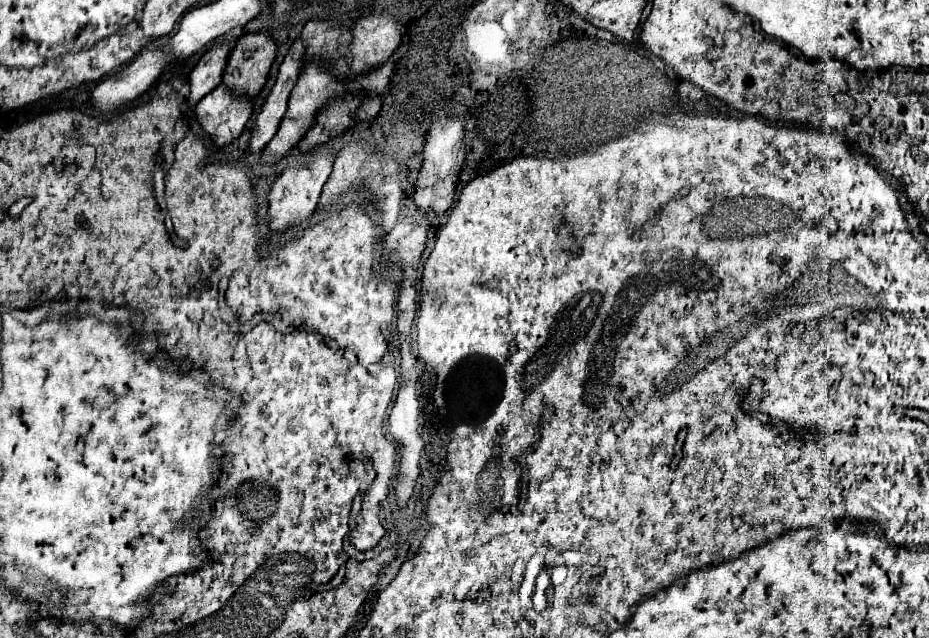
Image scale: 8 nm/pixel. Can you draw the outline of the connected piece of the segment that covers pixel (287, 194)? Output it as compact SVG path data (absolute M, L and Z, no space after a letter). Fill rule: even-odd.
M320 157L320 159L310 161L302 169L290 167L290 169L286 169L282 173L282 177L272 185L270 195L268 195L268 201L270 201L268 215L270 215L270 229L272 229L272 233L278 235L284 229L288 229L292 225L298 225L298 223L302 223L304 219L308 219L312 215L312 211L318 205L322 185L326 183L326 179L328 179L328 175L332 171L332 163L334 163L332 157Z

